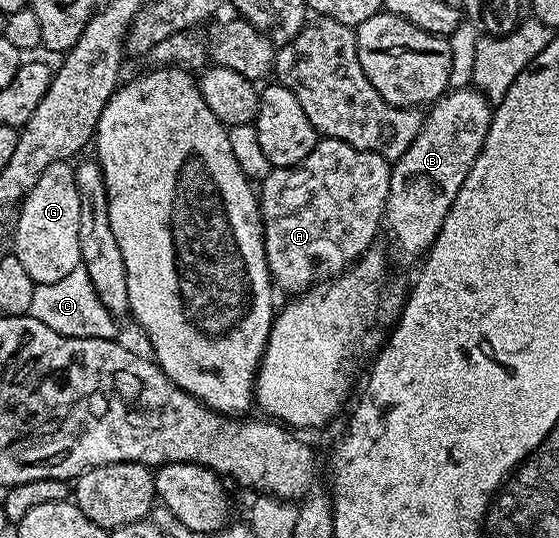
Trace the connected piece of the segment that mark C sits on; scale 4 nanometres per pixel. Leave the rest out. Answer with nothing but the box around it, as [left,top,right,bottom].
[29,264,119,339]

